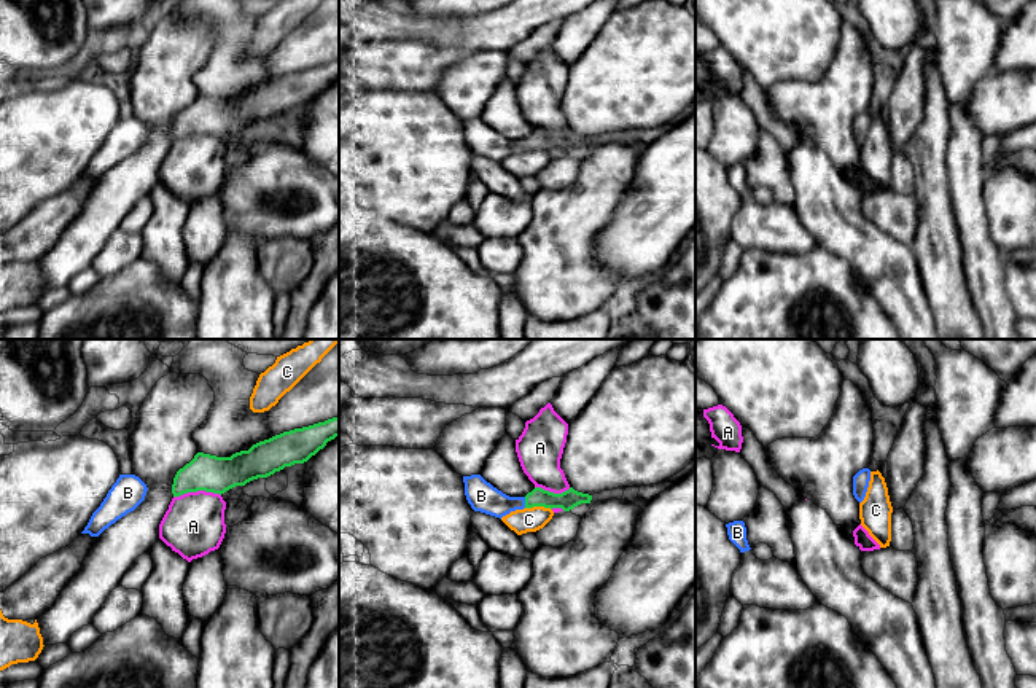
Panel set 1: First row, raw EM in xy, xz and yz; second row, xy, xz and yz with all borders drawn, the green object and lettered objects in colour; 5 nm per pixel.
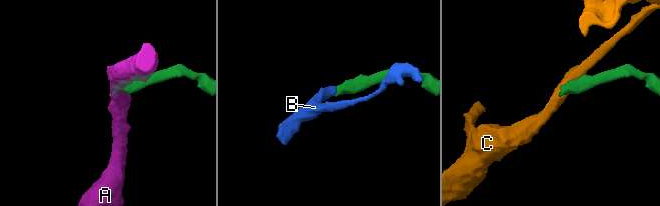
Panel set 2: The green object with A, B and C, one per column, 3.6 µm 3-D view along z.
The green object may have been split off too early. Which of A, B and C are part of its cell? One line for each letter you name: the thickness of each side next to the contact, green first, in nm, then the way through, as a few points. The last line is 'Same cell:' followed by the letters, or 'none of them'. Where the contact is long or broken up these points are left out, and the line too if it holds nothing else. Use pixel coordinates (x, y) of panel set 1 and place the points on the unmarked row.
B: 100/150 nm | across xz (567, 144), (525, 145), (492, 145), (481, 139)
Same cell: B

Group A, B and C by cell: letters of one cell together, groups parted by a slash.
A / B / C

